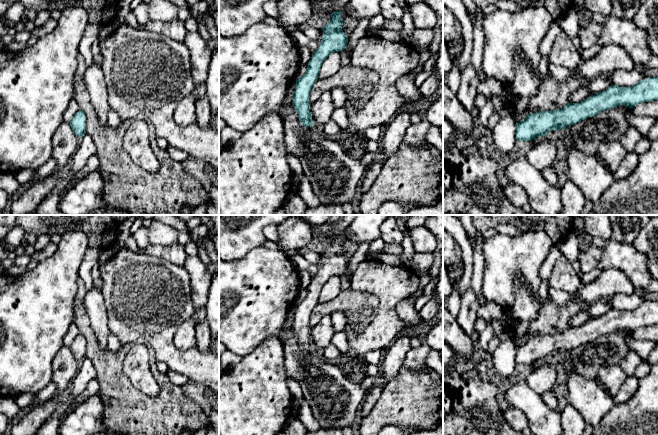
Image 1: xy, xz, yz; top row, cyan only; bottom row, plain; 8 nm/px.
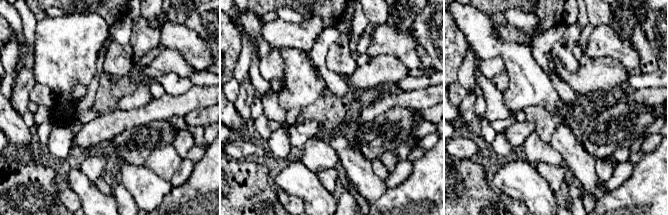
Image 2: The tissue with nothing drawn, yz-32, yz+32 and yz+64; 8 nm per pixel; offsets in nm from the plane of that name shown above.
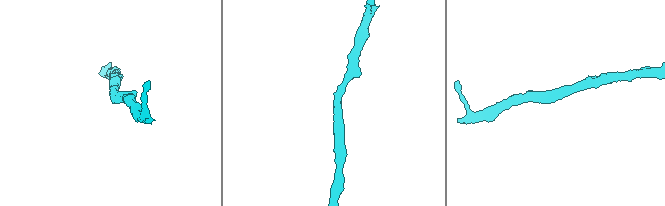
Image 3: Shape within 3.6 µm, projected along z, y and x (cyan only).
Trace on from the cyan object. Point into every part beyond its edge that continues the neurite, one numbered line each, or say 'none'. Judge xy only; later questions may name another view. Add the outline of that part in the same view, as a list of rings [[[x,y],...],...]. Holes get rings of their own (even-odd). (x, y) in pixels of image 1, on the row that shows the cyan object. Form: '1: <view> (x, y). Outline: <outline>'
none

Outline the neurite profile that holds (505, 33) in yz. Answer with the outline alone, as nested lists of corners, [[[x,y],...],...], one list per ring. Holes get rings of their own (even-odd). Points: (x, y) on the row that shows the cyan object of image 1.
[[[543,7],[522,8],[520,12],[511,13],[497,10],[483,16],[484,33],[482,69],[489,78],[495,78],[503,87],[511,85],[515,77],[517,53],[521,51],[534,72],[538,72],[542,56],[539,44],[553,23],[553,16]]]

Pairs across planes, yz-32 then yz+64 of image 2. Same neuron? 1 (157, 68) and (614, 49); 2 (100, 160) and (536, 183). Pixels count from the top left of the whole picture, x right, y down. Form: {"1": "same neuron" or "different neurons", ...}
{"1": "different neurons", "2": "different neurons"}

